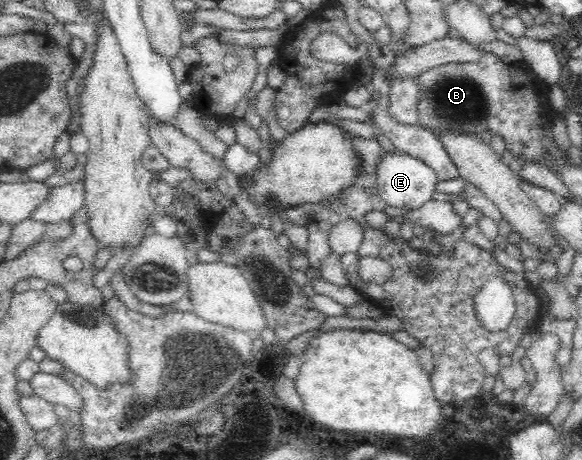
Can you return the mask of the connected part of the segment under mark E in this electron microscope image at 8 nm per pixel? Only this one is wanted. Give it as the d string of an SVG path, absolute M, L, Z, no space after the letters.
M406 152L386 153L378 163L378 186L380 197L390 207L410 210L422 207L427 201L438 198L436 186L439 183L438 174L421 159L412 157Z

